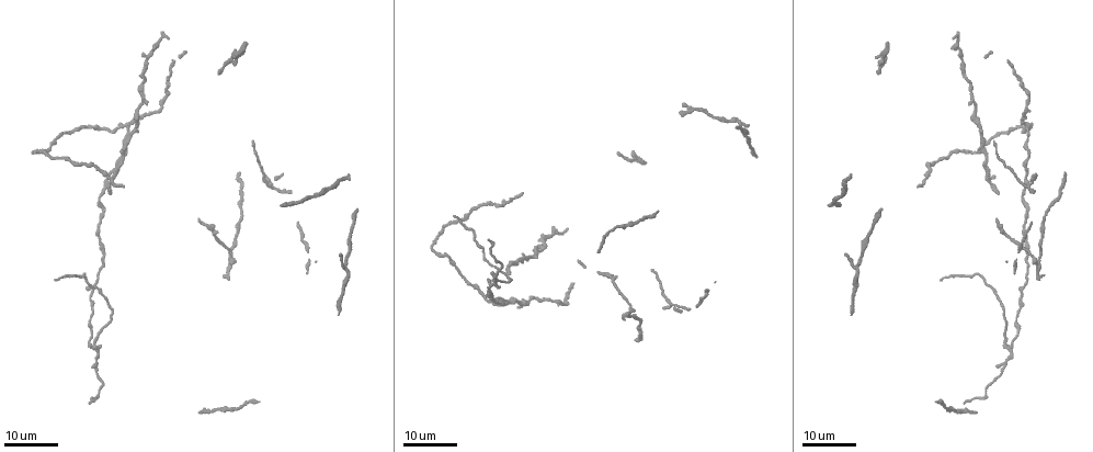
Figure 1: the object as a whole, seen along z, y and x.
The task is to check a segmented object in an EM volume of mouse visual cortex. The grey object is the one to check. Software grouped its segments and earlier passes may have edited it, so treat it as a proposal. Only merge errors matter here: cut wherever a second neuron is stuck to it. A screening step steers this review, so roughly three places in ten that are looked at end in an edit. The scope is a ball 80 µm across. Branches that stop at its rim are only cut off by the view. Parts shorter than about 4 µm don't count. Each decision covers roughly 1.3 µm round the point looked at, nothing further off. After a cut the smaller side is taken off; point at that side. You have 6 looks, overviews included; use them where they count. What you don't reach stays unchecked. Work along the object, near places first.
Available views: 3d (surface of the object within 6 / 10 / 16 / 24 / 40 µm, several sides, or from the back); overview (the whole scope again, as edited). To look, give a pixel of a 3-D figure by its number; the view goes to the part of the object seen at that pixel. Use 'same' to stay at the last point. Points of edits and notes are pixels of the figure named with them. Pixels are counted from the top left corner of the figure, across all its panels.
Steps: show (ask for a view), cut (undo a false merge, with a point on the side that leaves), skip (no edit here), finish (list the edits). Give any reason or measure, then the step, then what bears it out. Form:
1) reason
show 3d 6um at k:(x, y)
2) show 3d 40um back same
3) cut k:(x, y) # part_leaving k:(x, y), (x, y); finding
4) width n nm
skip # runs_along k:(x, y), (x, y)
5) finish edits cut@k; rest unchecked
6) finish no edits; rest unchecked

small branch off a trunk
show 3d 16um at 1:(1007, 349)

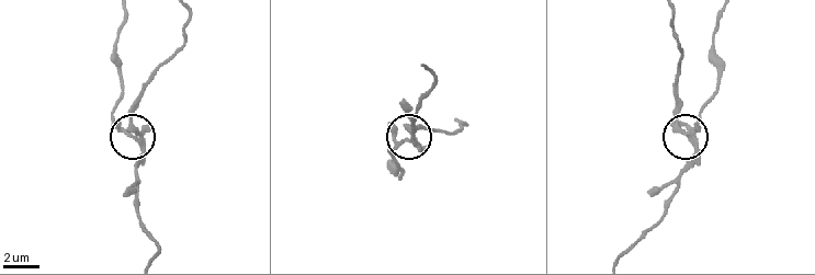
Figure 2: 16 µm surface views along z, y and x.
closer look
show 3d 6um at 2:(685, 132)

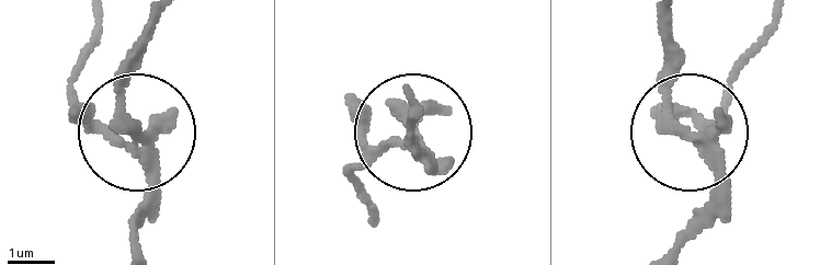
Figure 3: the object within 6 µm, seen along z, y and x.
arms 4
cut 3:(139, 221) # two neurons meet here

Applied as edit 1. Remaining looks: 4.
show overview

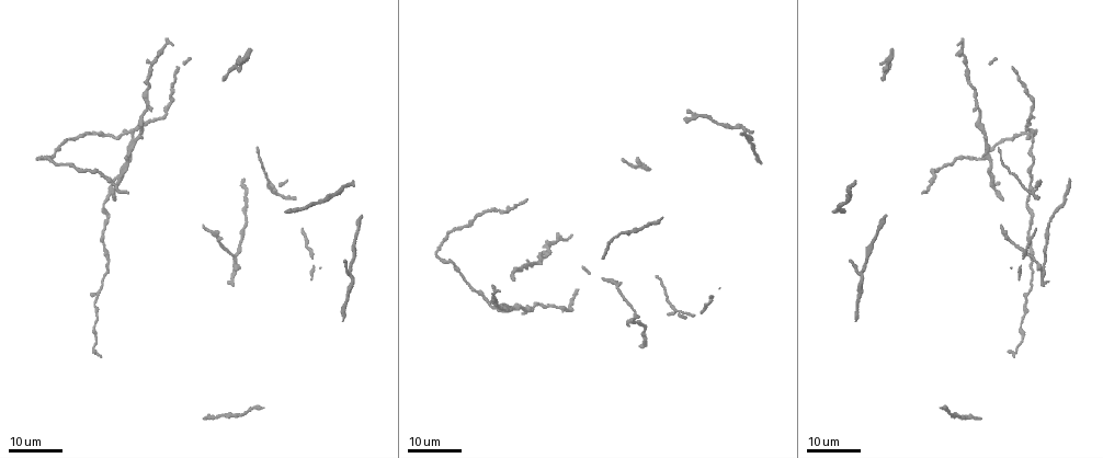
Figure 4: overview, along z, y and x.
looks like a crossing
show 3d 24um at 4:(129, 130)

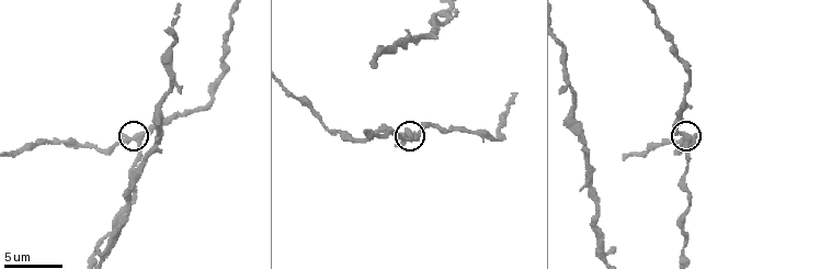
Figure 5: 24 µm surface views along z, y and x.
show 3d 6um at 5:(132, 140)

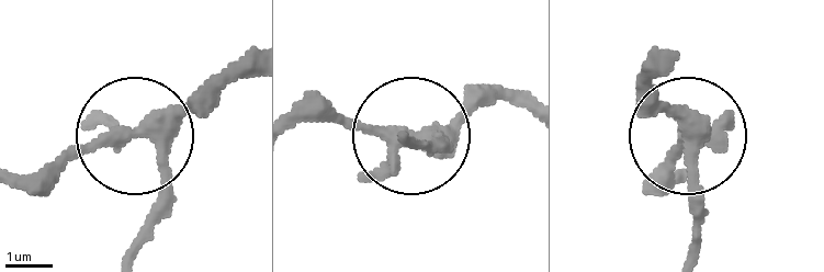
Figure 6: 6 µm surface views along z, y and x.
show 3d 6um back at 6:(132, 131)

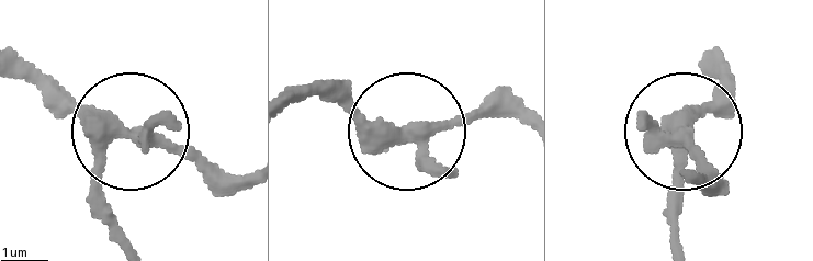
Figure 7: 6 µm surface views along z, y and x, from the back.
skip # runs_along 7:(681, 249), (677, 132), (701, 179); continuous, no second neuron

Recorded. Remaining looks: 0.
finish edits cut@3; rest unchecked

